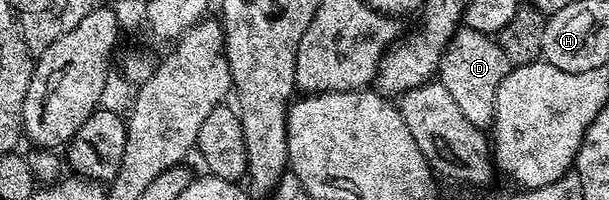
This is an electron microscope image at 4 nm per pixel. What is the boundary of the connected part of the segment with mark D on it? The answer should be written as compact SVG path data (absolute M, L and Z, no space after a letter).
M461 26L442 53L438 81L446 85L446 89L454 96L458 109L462 109L463 115L469 119L470 125L488 129L496 119L498 85L502 85L509 70L510 64L506 53L502 53L499 38Z

